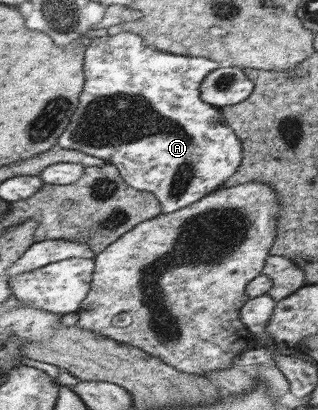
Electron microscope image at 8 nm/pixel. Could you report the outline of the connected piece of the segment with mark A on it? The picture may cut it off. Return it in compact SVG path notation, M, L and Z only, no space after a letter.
M129 30L95 38L92 43L86 57L88 85L60 146L87 152L118 166L132 186L159 197L163 215L193 206L217 191L242 160L241 141L224 123L220 108L207 103L202 95L205 79L223 64L205 56L177 55L149 47L141 35Z

